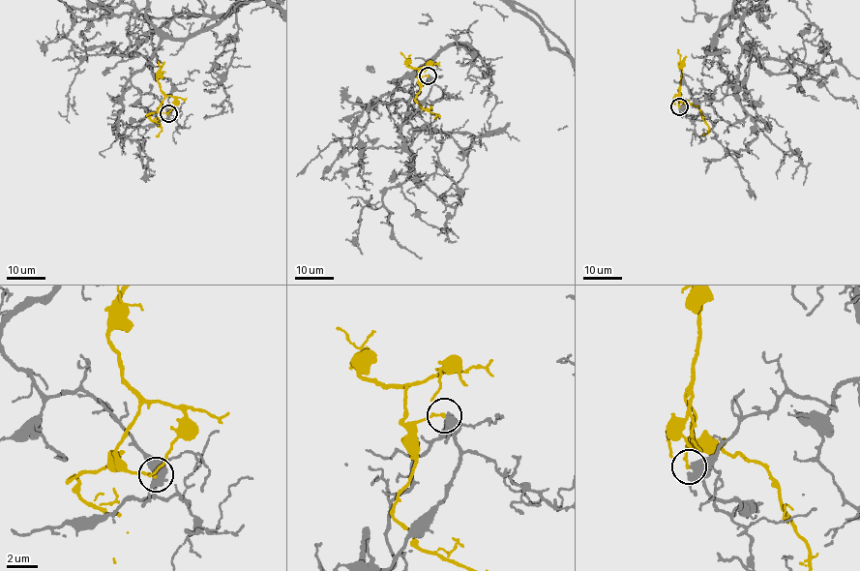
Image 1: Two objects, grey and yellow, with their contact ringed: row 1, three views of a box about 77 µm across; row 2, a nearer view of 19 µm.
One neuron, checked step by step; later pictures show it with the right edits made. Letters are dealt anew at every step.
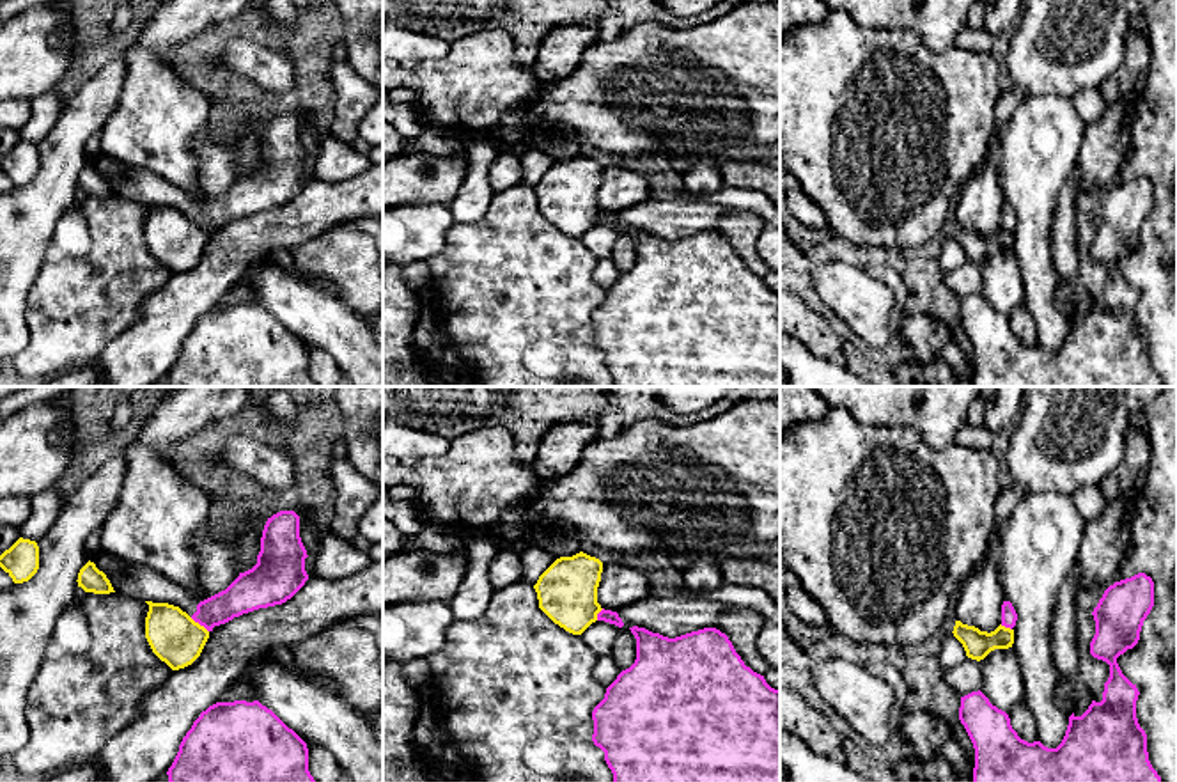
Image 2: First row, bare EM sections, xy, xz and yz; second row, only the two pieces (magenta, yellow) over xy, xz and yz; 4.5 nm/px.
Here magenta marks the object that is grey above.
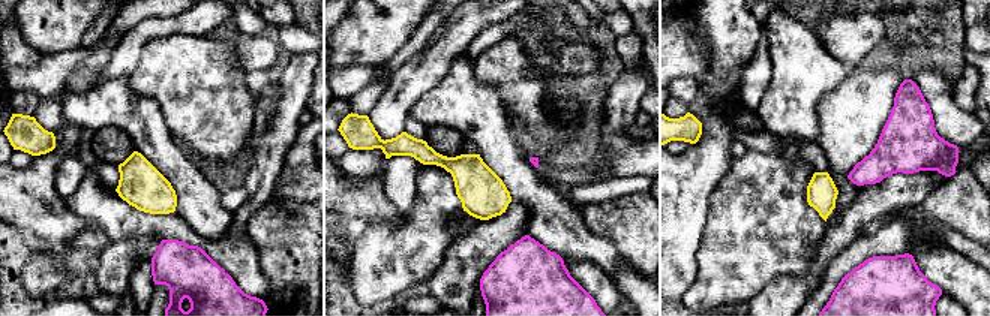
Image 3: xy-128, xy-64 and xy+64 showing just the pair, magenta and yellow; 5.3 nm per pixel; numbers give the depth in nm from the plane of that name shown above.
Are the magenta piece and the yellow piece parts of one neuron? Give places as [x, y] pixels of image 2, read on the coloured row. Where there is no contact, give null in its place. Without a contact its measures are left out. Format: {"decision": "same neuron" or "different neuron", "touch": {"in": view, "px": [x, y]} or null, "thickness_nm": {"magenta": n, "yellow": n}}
{"decision": "different neuron", "touch": {"in": "xy", "px": [199, 623]}, "thickness_nm": {"magenta": 160, "yellow": 240}}

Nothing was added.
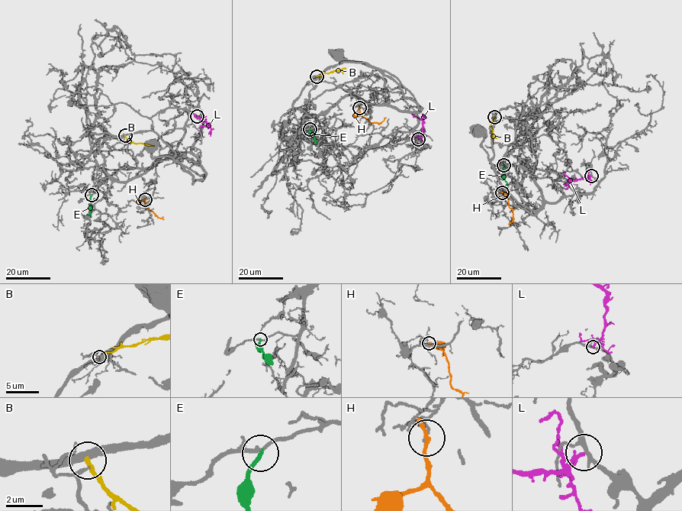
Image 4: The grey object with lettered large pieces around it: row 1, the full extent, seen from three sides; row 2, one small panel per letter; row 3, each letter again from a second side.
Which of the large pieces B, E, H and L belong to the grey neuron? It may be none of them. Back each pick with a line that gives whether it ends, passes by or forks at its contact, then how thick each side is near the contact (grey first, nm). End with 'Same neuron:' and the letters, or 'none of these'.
Same neuron: none of these

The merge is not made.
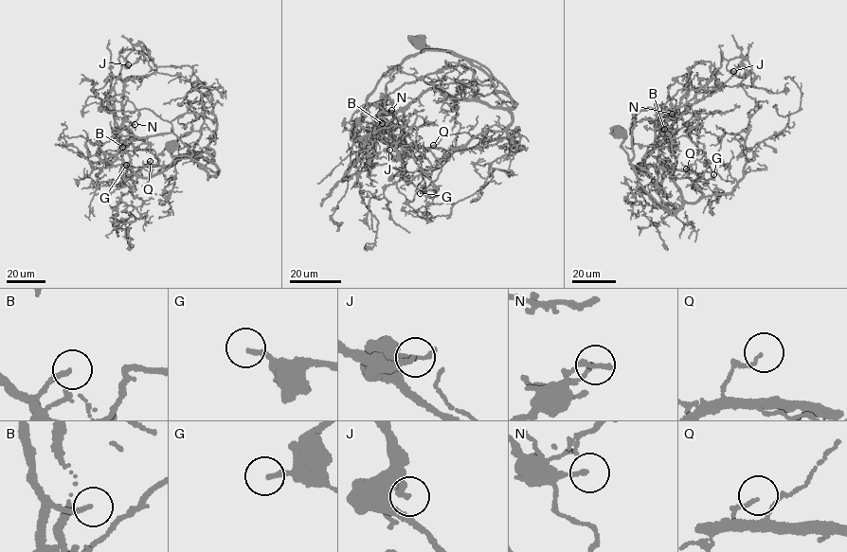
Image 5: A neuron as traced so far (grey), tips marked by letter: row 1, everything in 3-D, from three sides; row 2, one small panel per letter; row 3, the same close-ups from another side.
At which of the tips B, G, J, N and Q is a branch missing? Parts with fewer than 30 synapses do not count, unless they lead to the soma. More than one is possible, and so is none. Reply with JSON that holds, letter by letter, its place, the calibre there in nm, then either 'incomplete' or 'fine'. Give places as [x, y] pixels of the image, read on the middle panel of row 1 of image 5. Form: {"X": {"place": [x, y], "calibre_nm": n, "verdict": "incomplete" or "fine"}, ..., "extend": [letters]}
{"B": {"place": [382, 123], "calibre_nm": 180, "verdict": "fine"}, "G": {"place": [420, 193], "calibre_nm": 160, "verdict": "incomplete"}, "J": {"place": [389, 150], "calibre_nm": 180, "verdict": "fine"}, "N": {"place": [391, 110], "calibre_nm": 150, "verdict": "fine"}, "Q": {"place": [433, 145], "calibre_nm": 100, "verdict": "fine"}, "extend": ["G"]}

